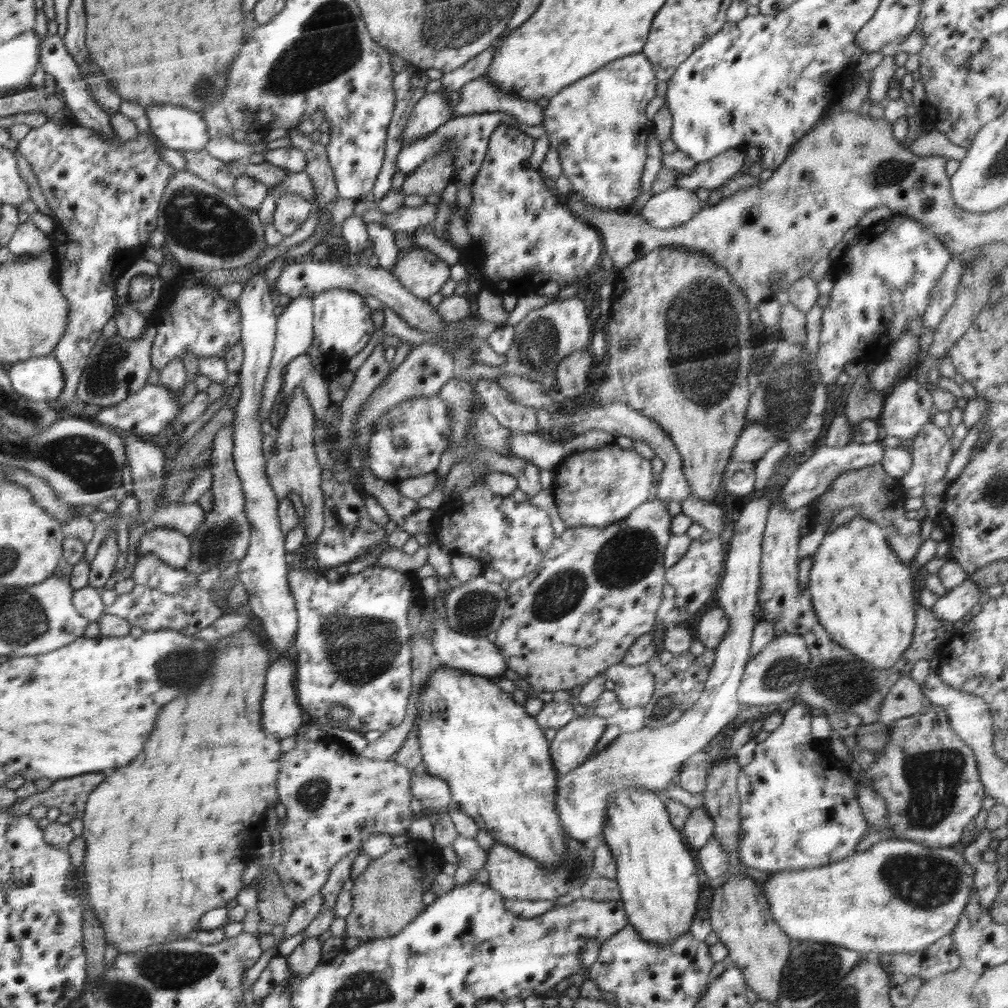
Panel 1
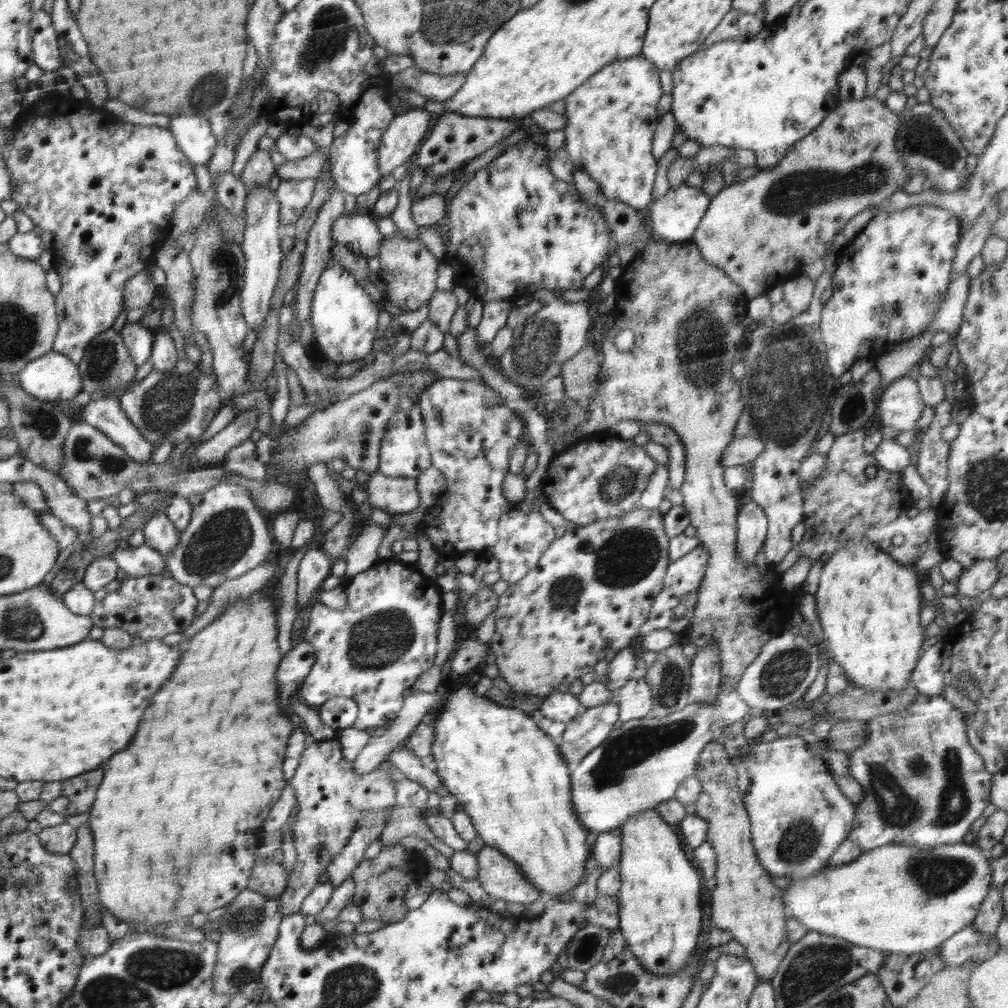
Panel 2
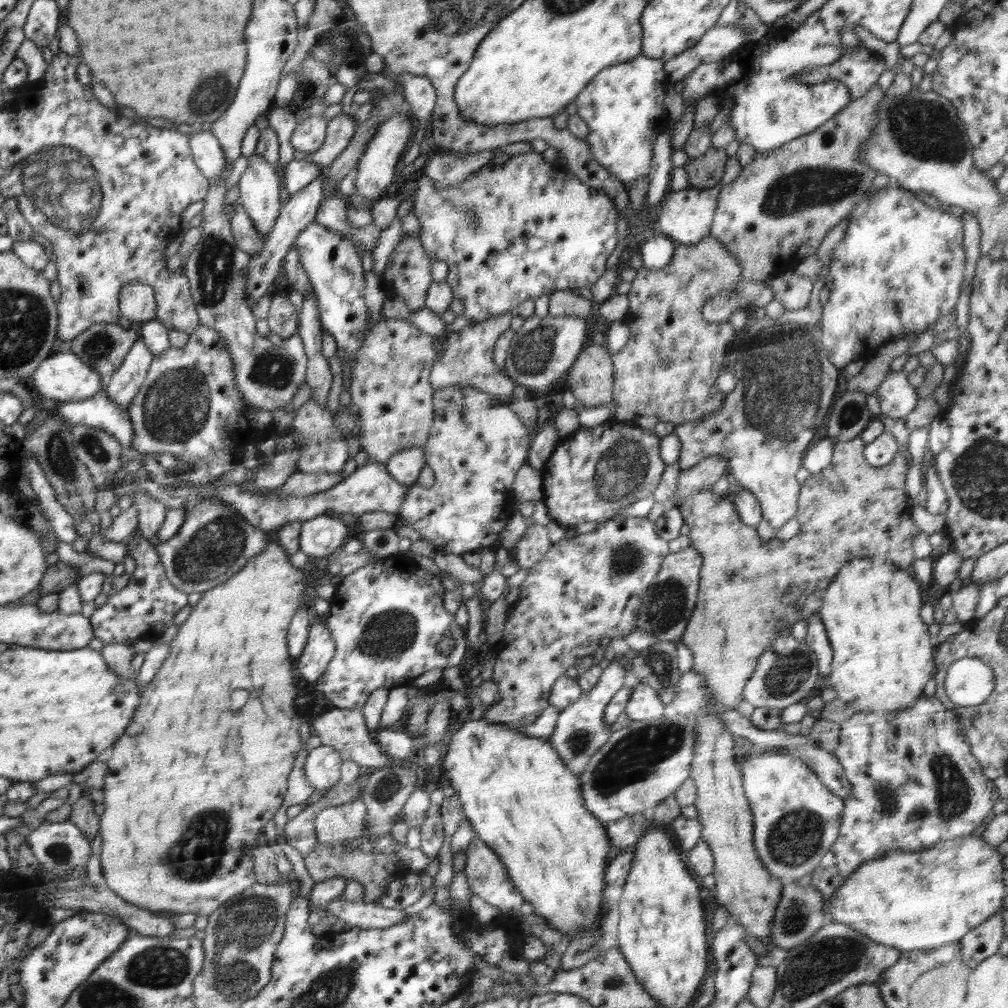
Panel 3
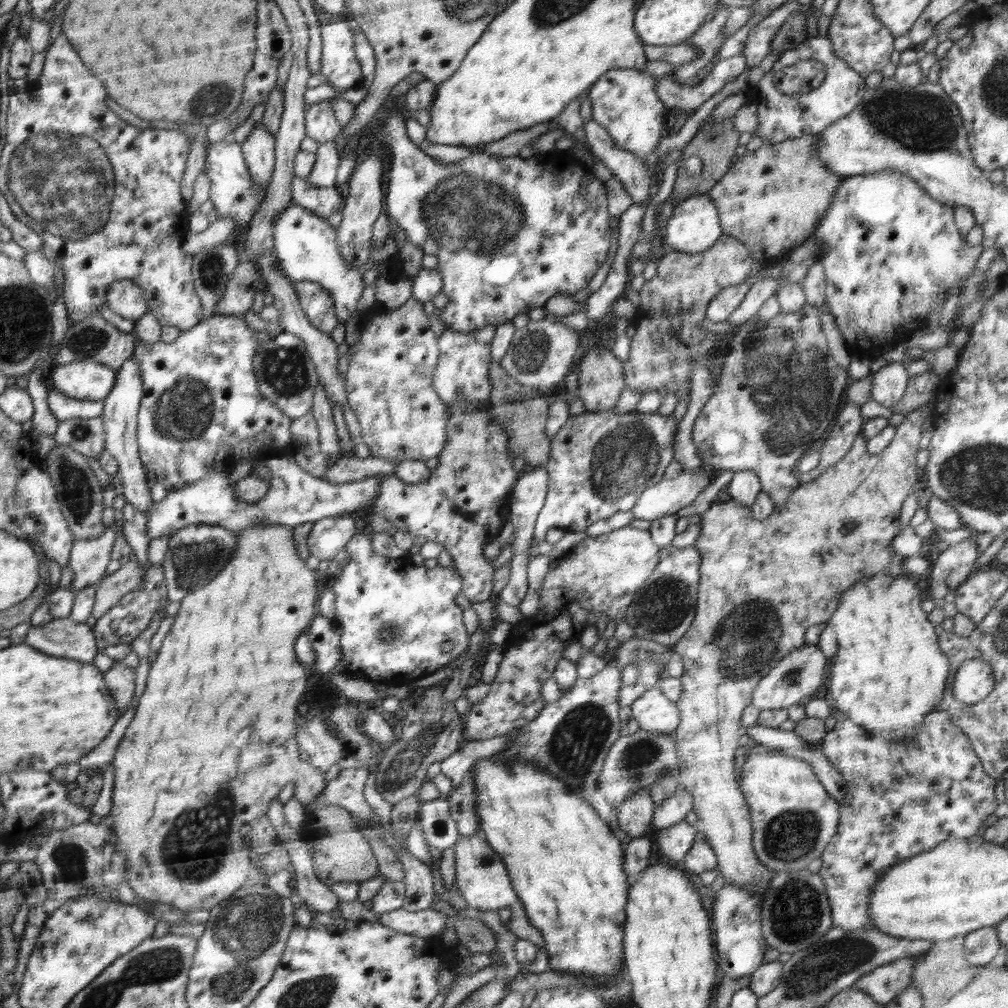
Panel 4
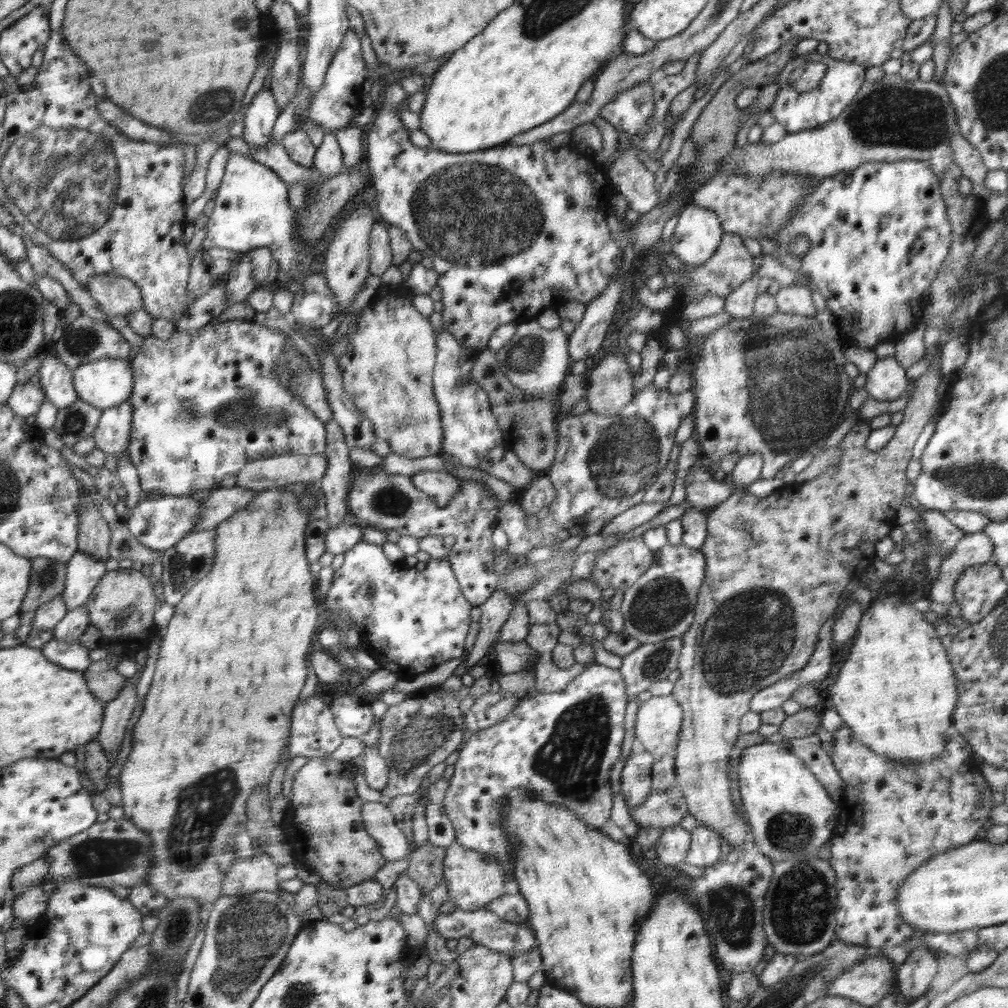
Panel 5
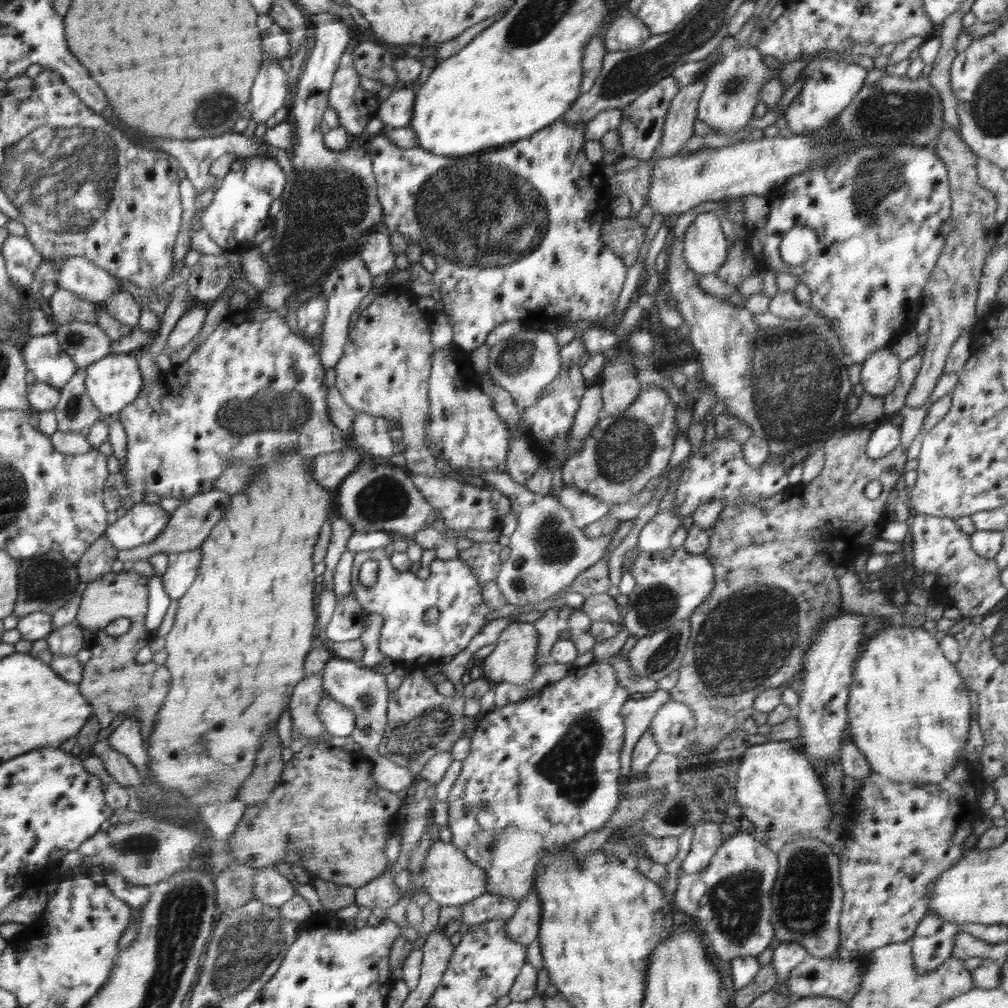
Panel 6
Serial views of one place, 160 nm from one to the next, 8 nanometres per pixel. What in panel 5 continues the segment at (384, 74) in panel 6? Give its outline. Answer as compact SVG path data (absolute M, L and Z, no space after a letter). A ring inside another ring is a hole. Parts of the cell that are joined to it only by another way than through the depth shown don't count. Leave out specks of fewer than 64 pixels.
M382 69L379 70L381 70L381 74L379 74L378 83L380 86L384 86L386 95L384 95L384 106L378 111L377 120L372 124L368 134L366 160L363 162L364 168L372 173L374 190L376 190L374 200L382 217L380 221L387 226L394 226L404 230L413 248L416 251L420 251L424 257L432 258L433 268L438 273L437 285L442 290L442 299L438 308L440 309L445 329L451 332L460 344L468 348L482 350L486 348L492 333L501 324L536 319L544 310L552 309L556 311L560 306L564 306L571 300L577 300L587 305L592 300L597 299L597 296L600 296L602 291L605 291L606 285L617 275L617 270L620 269L624 260L620 246L610 237L606 218L608 218L609 209L611 208L610 199L613 195L614 184L604 171L603 166L594 160L588 159L580 147L577 147L572 141L561 147L550 147L546 143L550 137L537 140L532 144L525 144L524 146L503 145L481 151L468 152L468 154L451 153L432 148L421 149L410 142L409 132L402 124L399 115L399 108L406 105L408 97L406 91L402 89L400 82L386 82L385 84L384 71Z

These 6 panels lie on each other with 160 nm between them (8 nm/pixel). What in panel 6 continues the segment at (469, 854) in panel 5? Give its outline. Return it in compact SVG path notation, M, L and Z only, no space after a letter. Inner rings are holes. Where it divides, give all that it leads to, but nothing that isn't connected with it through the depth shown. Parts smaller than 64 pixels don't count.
M434 838L425 854L421 887L440 906L462 906L487 892L487 874L454 844Z

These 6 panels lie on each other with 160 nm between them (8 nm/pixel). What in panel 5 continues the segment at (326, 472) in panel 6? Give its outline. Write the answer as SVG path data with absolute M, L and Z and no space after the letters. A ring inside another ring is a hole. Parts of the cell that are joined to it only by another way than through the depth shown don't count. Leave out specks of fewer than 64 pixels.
M324 454L272 456L246 464L235 476L236 486L264 492L288 484L318 484L328 468Z

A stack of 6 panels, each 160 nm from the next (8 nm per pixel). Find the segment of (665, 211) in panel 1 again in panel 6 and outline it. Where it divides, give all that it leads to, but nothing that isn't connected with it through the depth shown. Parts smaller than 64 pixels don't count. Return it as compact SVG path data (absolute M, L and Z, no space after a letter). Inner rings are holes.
M697 214L683 236L683 257L690 270L698 275L720 270L728 254L729 239L723 233L718 214Z

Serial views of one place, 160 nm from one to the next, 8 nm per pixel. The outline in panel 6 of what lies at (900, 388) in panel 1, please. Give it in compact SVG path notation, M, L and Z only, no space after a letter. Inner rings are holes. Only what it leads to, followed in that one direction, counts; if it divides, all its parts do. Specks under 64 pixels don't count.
M890 347L873 352L863 362L858 391L883 398L898 382L900 363Z

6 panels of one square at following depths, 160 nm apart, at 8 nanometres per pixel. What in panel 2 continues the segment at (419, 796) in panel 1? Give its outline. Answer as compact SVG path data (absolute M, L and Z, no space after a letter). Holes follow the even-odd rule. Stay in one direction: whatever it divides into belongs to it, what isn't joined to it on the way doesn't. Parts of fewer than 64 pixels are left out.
M406 743L389 754L388 763L398 769L404 778L421 784L428 792L444 792L441 778L431 766L424 766L421 759L406 747Z

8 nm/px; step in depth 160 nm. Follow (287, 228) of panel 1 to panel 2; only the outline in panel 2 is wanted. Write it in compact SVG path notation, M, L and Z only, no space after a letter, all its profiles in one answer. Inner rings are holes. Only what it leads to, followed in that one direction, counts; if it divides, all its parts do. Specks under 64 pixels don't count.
M282 180L275 191L280 203L281 229L296 223L313 197L316 180Z

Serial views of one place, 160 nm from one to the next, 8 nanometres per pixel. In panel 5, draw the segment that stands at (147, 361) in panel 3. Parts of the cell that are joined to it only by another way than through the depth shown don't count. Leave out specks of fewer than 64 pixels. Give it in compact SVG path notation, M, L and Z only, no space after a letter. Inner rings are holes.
M128 398L116 407L100 411L97 428L94 432L96 447L114 457L122 455L128 449L130 428L132 427L133 408Z

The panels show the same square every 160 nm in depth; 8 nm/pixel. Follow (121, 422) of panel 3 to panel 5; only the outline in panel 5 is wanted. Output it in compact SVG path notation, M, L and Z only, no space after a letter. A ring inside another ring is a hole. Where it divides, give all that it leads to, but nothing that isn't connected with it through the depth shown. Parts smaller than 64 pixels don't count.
M51 344L40 353L42 362L38 371L40 372L38 384L43 388L48 402L51 402L63 413L67 406L73 406L79 396L73 387L73 370L58 357L49 353L50 349Z

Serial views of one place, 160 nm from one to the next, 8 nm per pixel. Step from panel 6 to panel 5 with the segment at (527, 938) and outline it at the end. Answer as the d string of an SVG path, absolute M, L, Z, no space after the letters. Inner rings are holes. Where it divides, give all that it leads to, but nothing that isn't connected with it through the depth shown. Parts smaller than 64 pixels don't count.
M457 908L450 914L439 914L438 918L434 920L434 926L429 929L433 929L438 935L442 935L446 939L471 938L480 947L486 947L508 956L528 953L535 947L535 933L531 930L529 922L505 922L488 909L465 911Z

